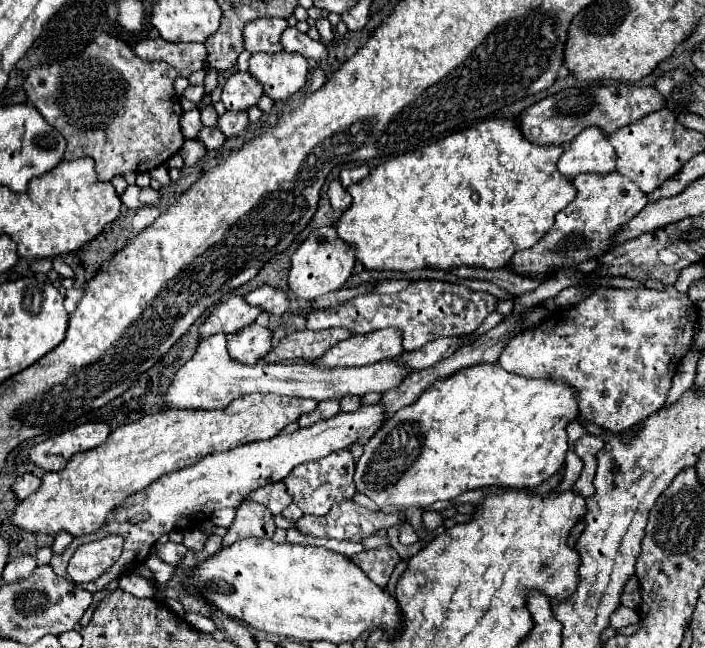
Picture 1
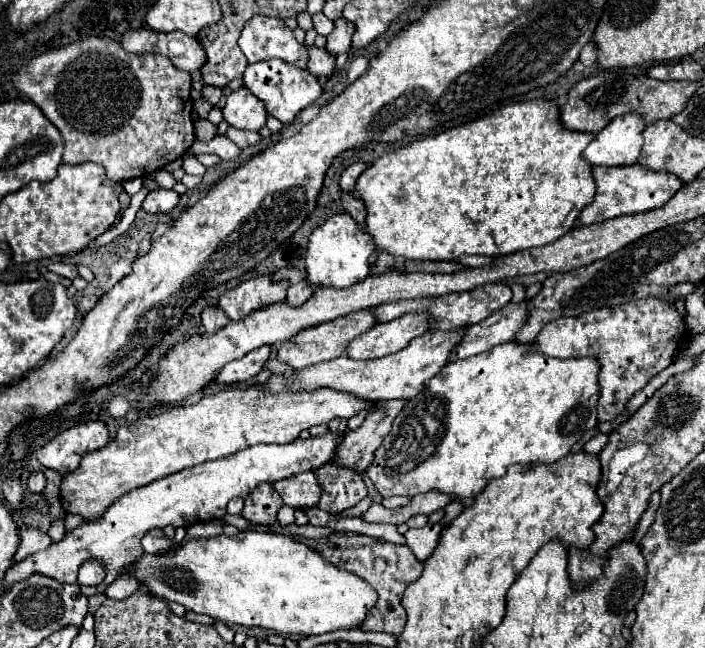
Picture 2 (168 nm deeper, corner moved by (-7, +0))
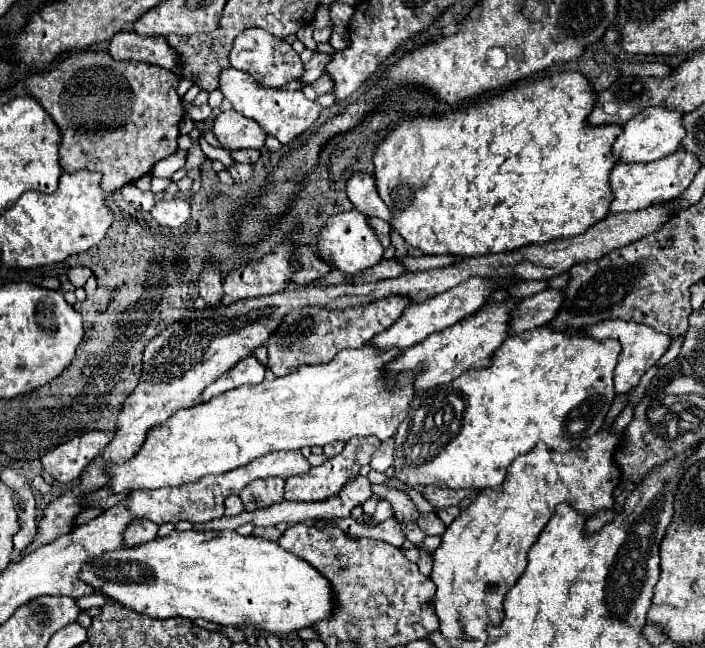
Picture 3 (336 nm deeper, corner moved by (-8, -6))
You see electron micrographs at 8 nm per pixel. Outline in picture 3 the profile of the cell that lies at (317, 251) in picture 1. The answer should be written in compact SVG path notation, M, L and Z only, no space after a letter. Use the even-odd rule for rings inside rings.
M349 210L343 214L335 214L327 220L323 230L317 236L317 254L323 262L327 262L331 268L337 268L341 274L355 276L371 266L375 266L383 258L383 246L377 240L375 232L365 220L365 214L357 210Z

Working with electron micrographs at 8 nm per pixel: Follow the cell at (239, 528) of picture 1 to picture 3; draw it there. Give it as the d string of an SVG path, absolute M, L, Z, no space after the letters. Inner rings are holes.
M263 478L245 486L245 490L241 490L239 494L245 504L245 510L253 512L259 508L273 506L275 502L283 502L283 484L285 480L281 478Z

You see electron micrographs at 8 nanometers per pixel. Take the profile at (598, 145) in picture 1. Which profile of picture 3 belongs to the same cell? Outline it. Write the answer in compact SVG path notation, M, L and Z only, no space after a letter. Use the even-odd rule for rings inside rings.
M665 106L641 110L623 126L623 132L617 136L613 144L613 156L617 158L617 162L635 164L635 162L655 162L659 158L673 154L675 150L679 150L679 144L685 136L681 118L683 114L679 110L669 110Z

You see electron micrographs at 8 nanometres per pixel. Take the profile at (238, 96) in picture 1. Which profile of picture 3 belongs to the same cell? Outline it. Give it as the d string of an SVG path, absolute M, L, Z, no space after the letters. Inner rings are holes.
M233 108L215 116L213 132L225 148L261 148L267 138L267 132L255 120L245 118Z

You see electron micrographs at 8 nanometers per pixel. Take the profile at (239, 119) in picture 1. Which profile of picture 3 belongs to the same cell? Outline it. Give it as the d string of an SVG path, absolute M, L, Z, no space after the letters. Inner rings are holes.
M243 148L243 150L229 150L231 152L231 158L235 162L245 162L245 164L255 164L259 158L261 158L261 152L259 150L253 150L253 148Z

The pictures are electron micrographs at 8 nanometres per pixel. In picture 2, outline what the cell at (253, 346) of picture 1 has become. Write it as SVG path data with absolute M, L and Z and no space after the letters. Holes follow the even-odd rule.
M270 346L256 348L256 350L248 352L244 358L228 362L220 370L220 374L216 376L216 382L222 384L222 386L238 384L238 382L248 382L248 380L252 380L264 368L268 358L270 358Z

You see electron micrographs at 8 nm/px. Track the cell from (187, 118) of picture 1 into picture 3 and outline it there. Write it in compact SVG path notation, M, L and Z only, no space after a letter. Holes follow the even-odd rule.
M205 104L205 106L191 106L187 110L187 116L193 120L193 122L205 122L209 116L211 116L211 106Z

